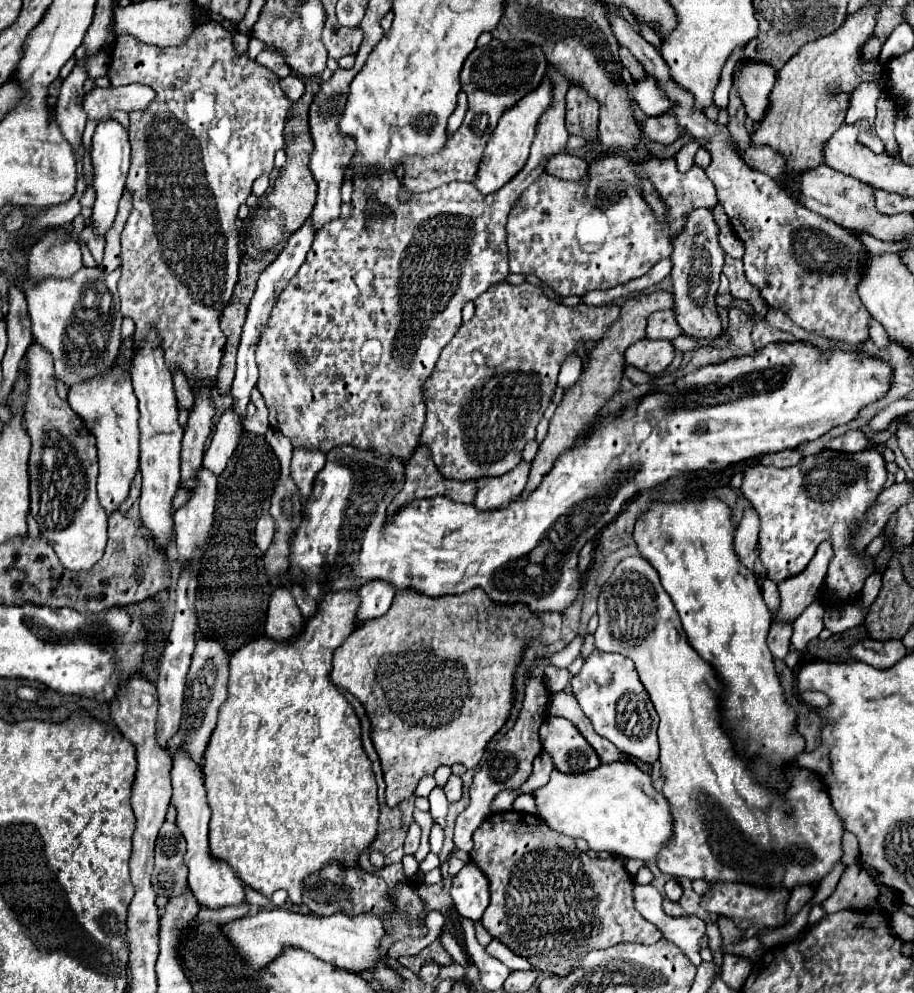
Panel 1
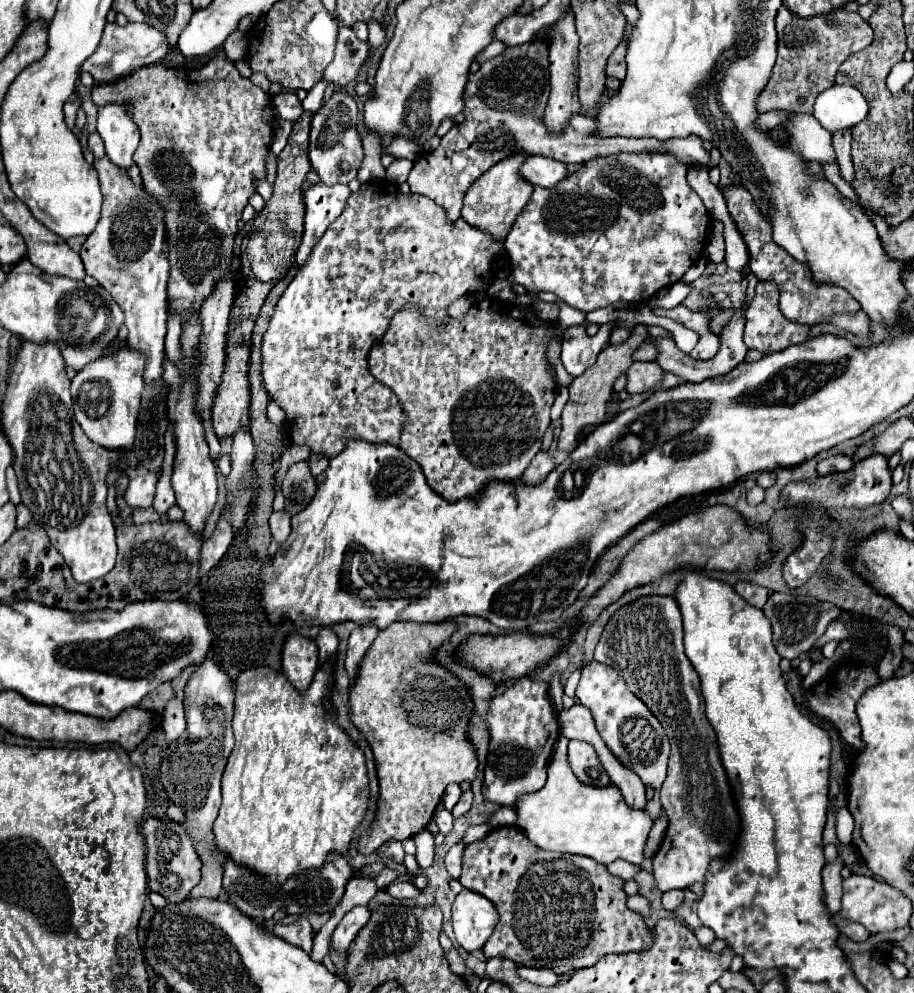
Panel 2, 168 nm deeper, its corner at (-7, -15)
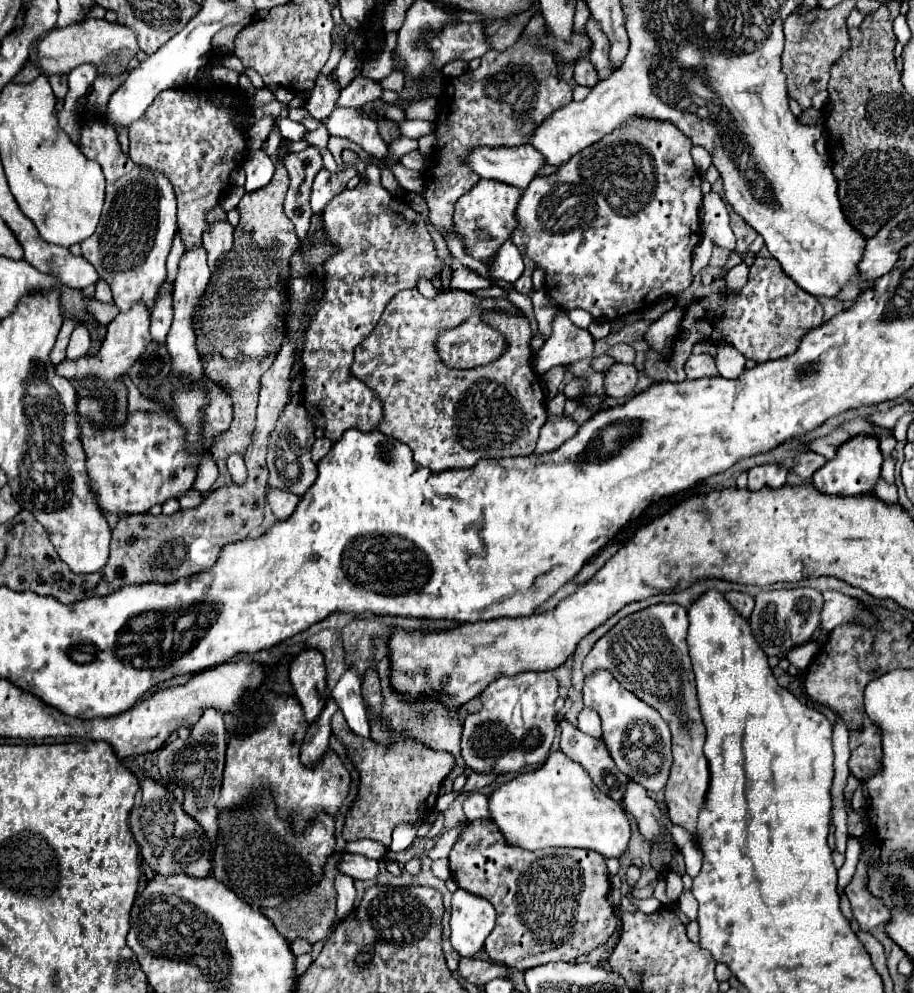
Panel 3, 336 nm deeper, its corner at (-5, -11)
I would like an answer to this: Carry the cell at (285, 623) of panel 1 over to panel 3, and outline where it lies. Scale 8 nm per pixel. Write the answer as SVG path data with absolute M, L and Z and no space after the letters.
M302 648L290 662L290 682L304 708L308 722L314 722L326 700L324 656L316 648Z

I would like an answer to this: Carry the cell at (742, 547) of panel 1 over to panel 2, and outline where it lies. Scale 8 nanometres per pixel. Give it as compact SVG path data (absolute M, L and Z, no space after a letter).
M738 582L734 586L734 592L738 596L742 596L754 608L762 608L764 606L764 600L768 598L768 590L762 588L762 586L756 586L752 582Z

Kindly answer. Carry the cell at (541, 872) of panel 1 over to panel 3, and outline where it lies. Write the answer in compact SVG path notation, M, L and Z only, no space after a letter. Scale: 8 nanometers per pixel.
M474 820L450 852L450 870L462 890L494 904L498 926L486 938L484 950L490 960L504 962L514 970L548 962L574 962L604 946L616 930L618 918L606 900L610 874L598 852L578 848L530 852L506 844L492 820Z

